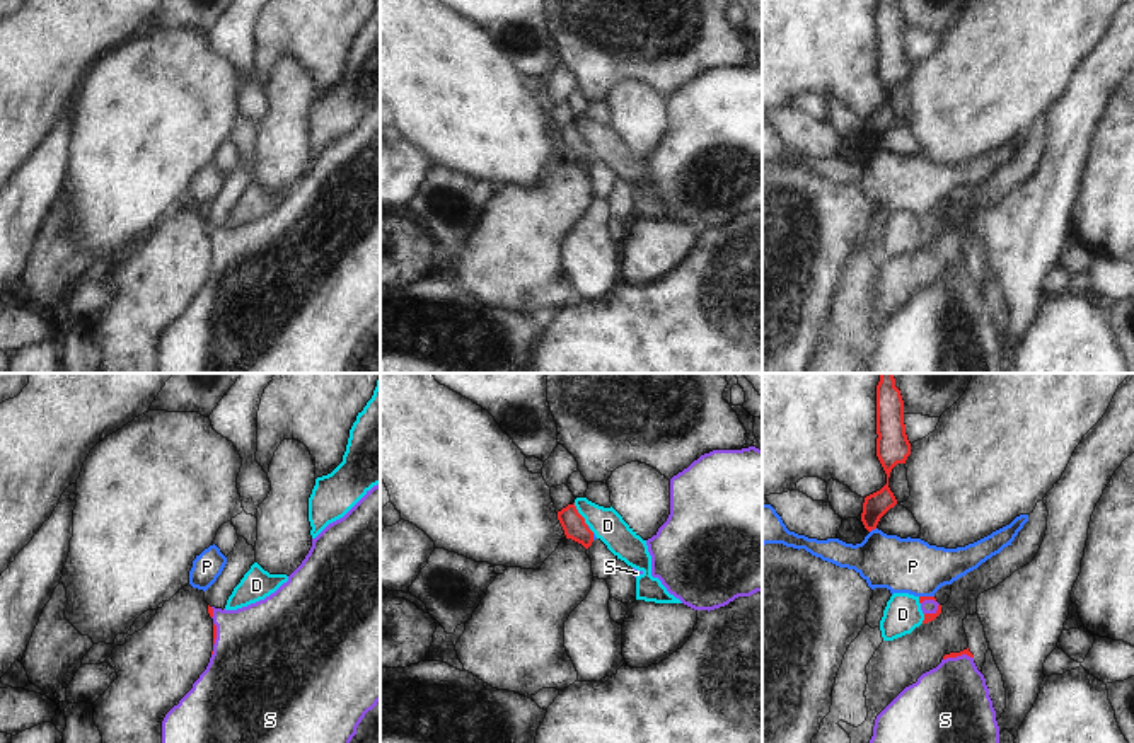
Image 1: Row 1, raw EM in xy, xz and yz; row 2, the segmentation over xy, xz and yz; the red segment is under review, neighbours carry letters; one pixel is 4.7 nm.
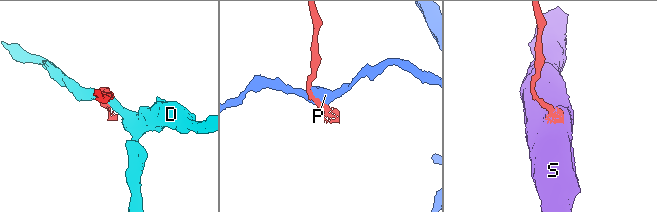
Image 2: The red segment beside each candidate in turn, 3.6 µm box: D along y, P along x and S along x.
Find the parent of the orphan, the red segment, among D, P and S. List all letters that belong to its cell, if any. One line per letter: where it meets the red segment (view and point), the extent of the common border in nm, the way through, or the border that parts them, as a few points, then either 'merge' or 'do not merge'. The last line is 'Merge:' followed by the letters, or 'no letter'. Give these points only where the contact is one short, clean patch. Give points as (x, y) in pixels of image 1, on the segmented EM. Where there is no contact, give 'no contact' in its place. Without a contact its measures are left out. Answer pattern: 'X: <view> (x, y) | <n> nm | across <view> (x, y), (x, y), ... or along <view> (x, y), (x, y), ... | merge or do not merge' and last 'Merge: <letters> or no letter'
D: xz (580, 515) | 130 nm | along xz (573, 503), (589, 525) | do not merge
P: yz (872, 529) | 40 nm | along yz (875, 527), (870, 532) | do not merge
S: yz (957, 655) | 140 nm | across yz (966, 651), (957, 655), (955, 691), (948, 704) | merge
Merge: S

